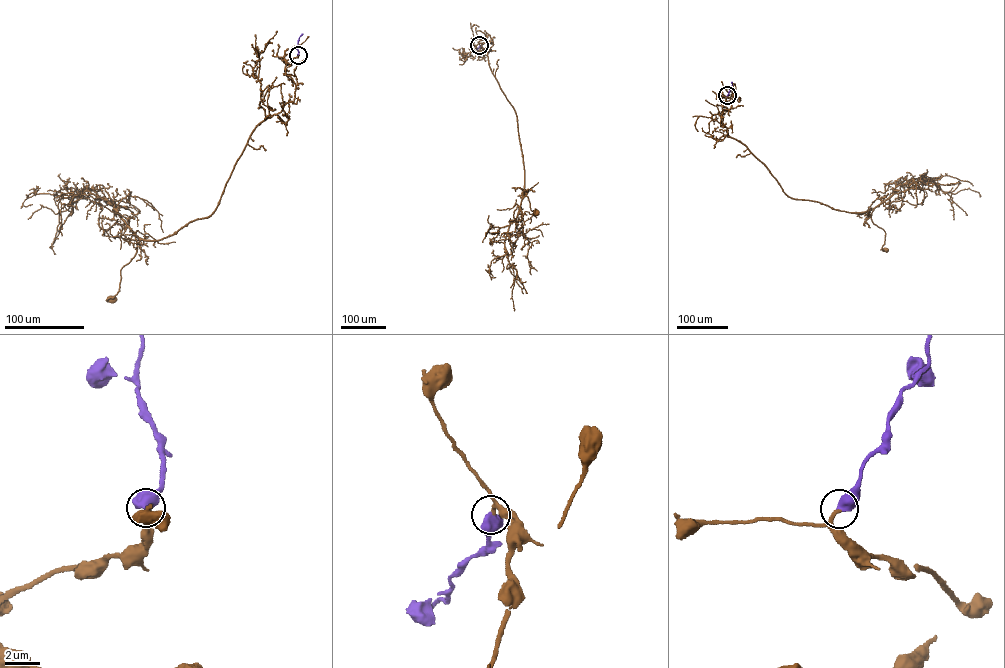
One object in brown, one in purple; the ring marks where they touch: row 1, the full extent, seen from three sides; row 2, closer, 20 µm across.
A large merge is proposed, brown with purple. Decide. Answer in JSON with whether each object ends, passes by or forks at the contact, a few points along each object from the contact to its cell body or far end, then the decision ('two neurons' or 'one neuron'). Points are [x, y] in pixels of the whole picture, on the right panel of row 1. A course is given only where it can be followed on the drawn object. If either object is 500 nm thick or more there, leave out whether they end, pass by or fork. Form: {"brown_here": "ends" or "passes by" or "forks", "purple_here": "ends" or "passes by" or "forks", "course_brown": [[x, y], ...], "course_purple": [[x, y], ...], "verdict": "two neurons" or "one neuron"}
{"course_brown": [[727, 95], [732, 108], [724, 109], [721, 126], [787, 195], [847, 212], [873, 209], [886, 249]], "course_purple": [[727, 95], [732, 81]], "verdict": "one neuron"}

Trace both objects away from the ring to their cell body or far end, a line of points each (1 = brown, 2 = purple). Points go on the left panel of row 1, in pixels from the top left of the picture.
1: (298, 55), (285, 68), (294, 101), (253, 129), (214, 210), (161, 239), (135, 235), (113, 298)
2: (298, 55), (298, 41), (302, 33)

